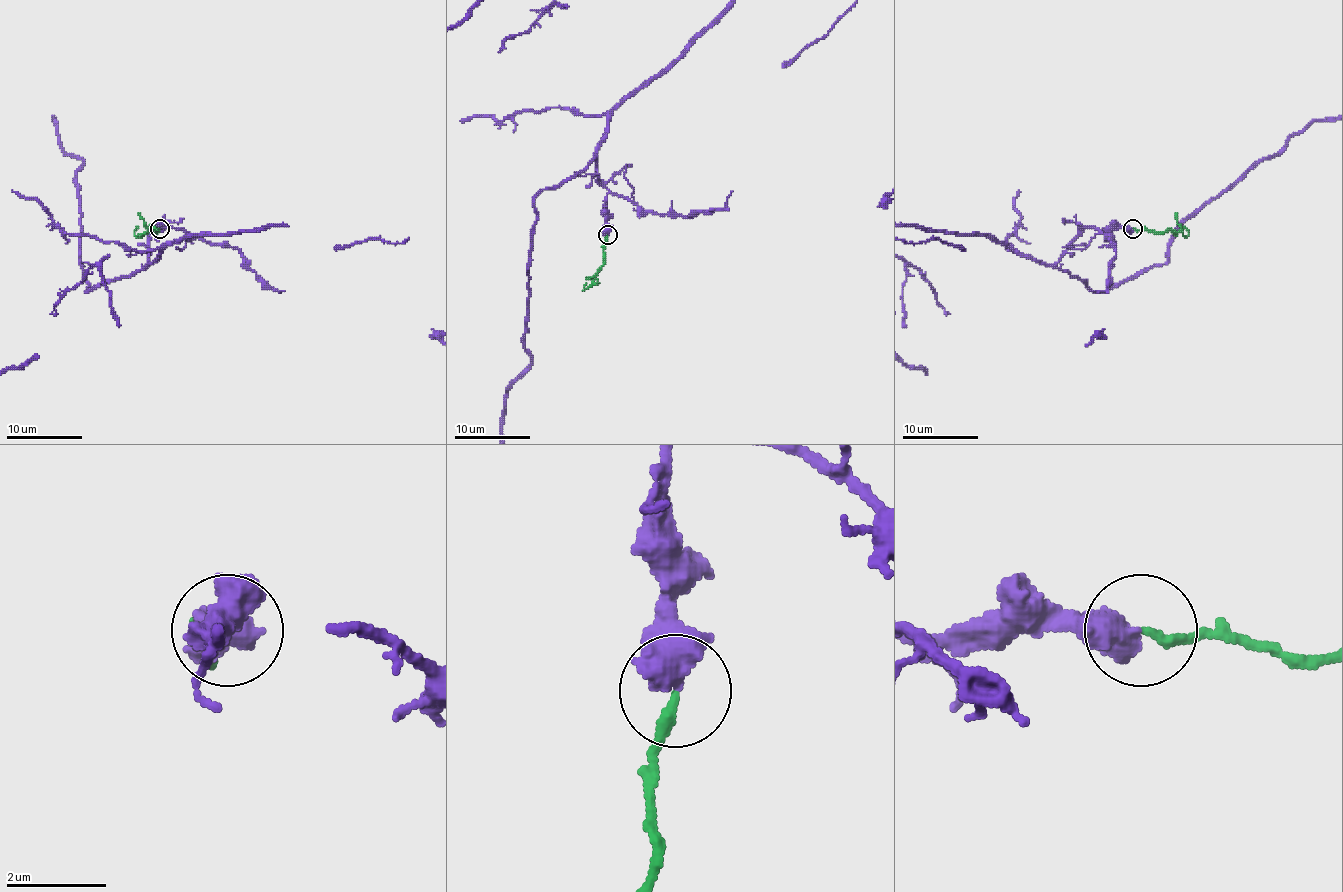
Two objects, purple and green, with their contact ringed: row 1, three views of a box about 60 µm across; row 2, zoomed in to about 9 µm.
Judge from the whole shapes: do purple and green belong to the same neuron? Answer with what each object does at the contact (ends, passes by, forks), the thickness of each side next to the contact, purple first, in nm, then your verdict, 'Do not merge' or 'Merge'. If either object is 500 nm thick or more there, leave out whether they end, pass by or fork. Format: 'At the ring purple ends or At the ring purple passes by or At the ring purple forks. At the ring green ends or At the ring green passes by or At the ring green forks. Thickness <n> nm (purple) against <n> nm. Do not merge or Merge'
Thickness 600 nm (purple) against 190 nm. Merge

